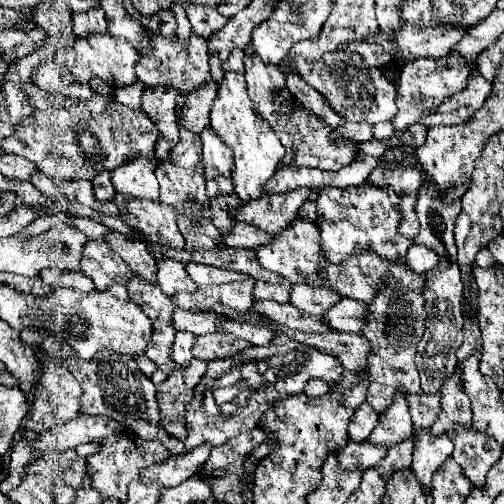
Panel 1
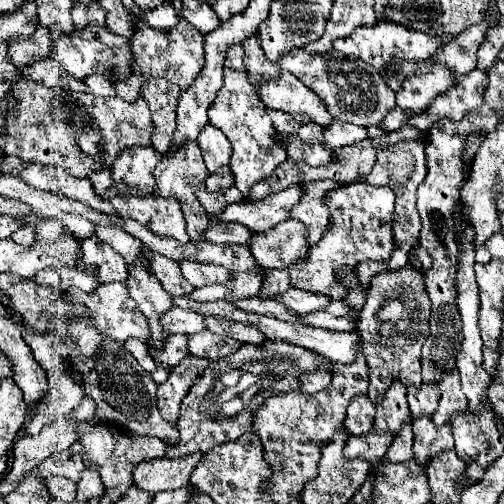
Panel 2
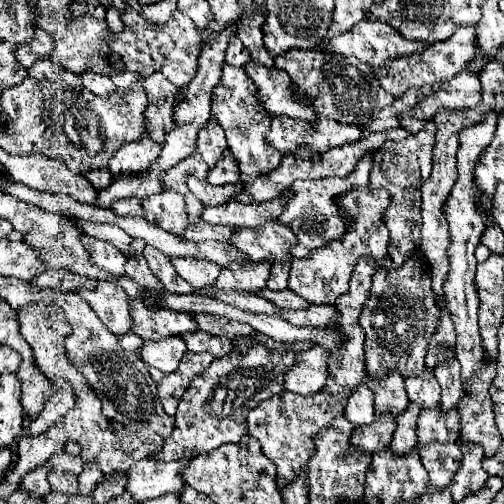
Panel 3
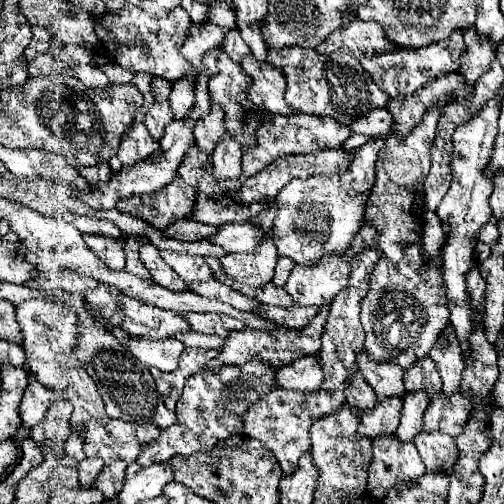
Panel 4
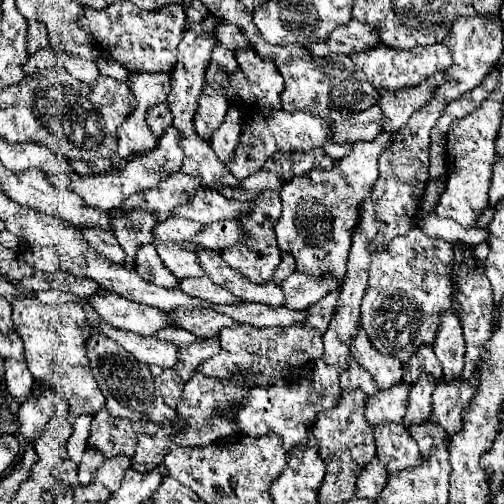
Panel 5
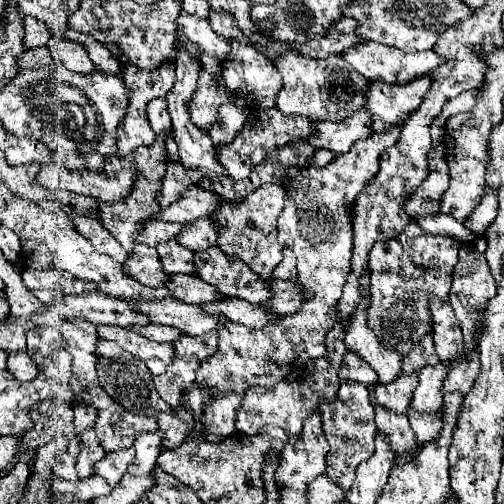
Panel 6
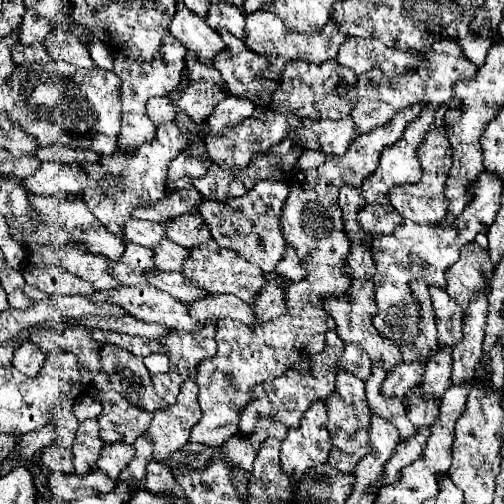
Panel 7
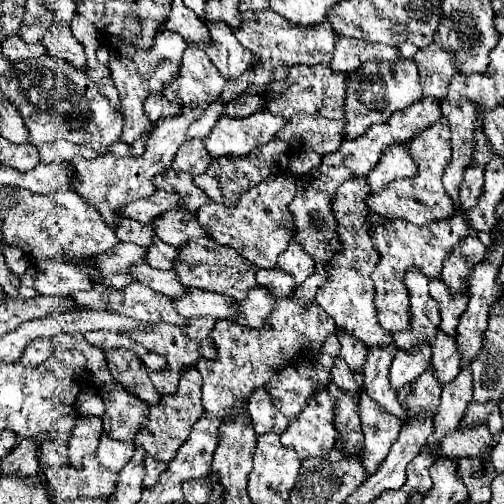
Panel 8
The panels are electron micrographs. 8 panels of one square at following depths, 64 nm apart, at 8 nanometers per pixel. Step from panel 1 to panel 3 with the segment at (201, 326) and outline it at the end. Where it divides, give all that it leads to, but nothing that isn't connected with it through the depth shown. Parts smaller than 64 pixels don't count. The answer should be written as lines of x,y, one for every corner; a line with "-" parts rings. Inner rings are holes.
128,300
128,304
130,304
130,316
134,320
130,330
144,340
162,340
198,330
192,314
168,308
160,310
154,306
146,306
140,300

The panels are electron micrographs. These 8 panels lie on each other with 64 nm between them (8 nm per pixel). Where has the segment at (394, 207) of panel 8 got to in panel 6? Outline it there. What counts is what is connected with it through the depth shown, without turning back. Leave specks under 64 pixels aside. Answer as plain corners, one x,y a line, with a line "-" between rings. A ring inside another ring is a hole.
432,146
428,150
428,176
404,202
404,212
418,220
424,216
440,214
440,198
448,188
448,162
444,146

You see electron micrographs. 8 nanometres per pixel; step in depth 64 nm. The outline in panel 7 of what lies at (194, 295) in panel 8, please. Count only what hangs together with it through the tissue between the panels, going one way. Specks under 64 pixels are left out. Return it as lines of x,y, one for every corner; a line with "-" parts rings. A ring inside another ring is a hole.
206,294
194,302
188,304
188,314
194,320
240,320
242,324
256,324
256,316
252,312
252,306
244,304
242,300
236,300
236,296
224,296
224,294

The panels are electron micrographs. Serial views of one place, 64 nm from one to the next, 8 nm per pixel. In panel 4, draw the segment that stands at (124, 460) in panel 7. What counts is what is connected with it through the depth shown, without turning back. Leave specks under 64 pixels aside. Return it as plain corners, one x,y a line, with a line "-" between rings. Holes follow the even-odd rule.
114,460
112,464
104,466
98,476
96,476
96,486
104,492
106,500
108,498
114,498
116,492
120,492
122,484
124,484
124,470
126,470
126,462
124,460

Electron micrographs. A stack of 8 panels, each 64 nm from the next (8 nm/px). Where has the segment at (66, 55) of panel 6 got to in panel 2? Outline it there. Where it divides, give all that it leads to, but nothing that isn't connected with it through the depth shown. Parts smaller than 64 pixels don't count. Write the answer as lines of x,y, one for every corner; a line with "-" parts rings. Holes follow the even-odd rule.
86,76
84,78
84,84
88,86
88,92
94,94
94,96
116,96
116,90
114,90
114,84
110,80
106,80
104,76

